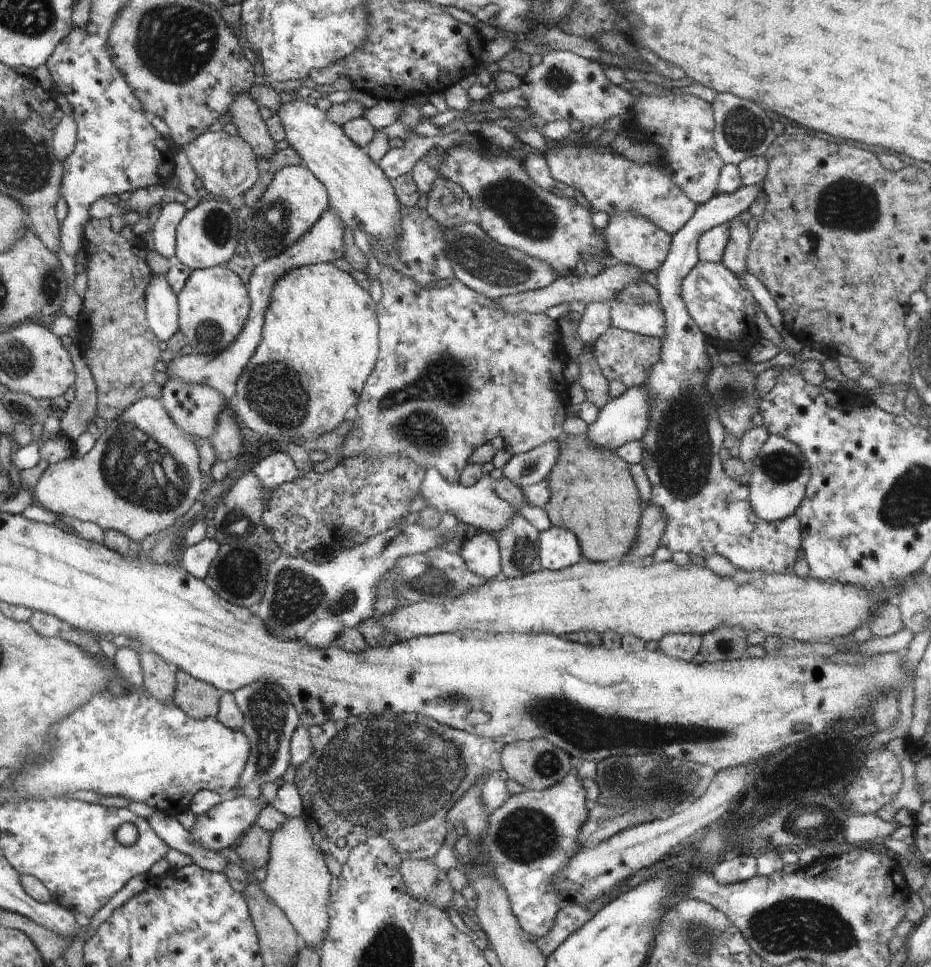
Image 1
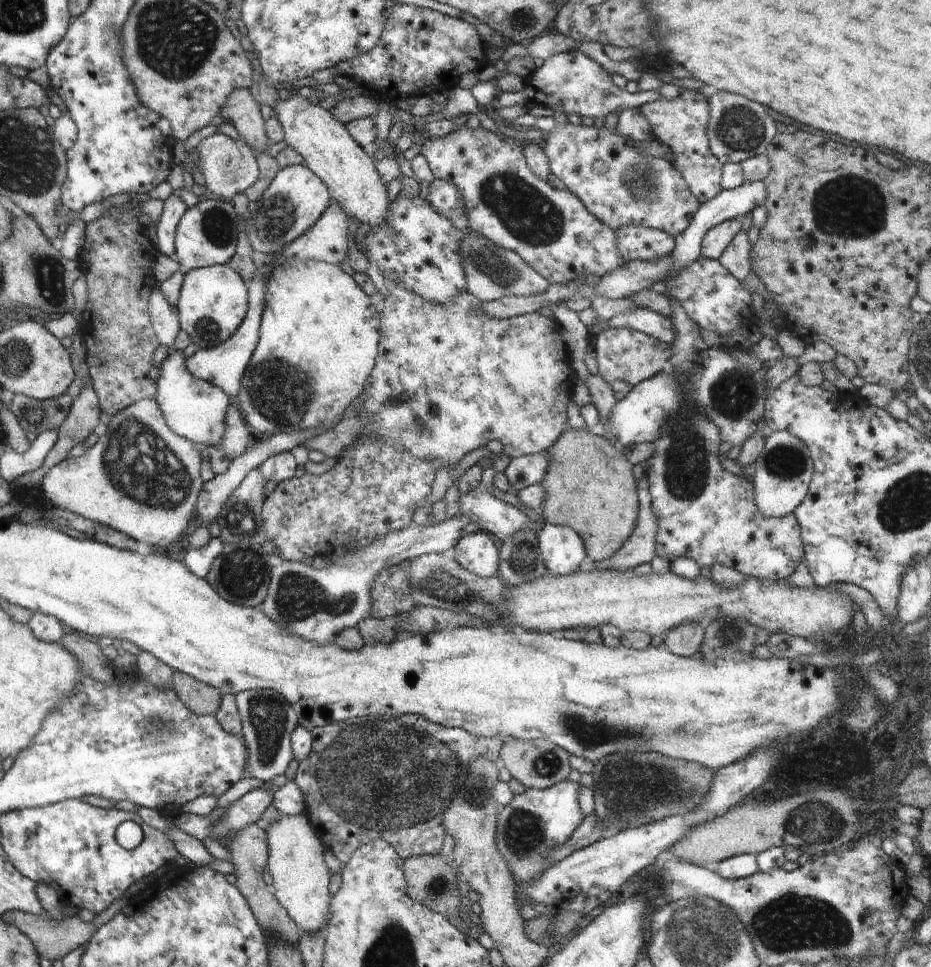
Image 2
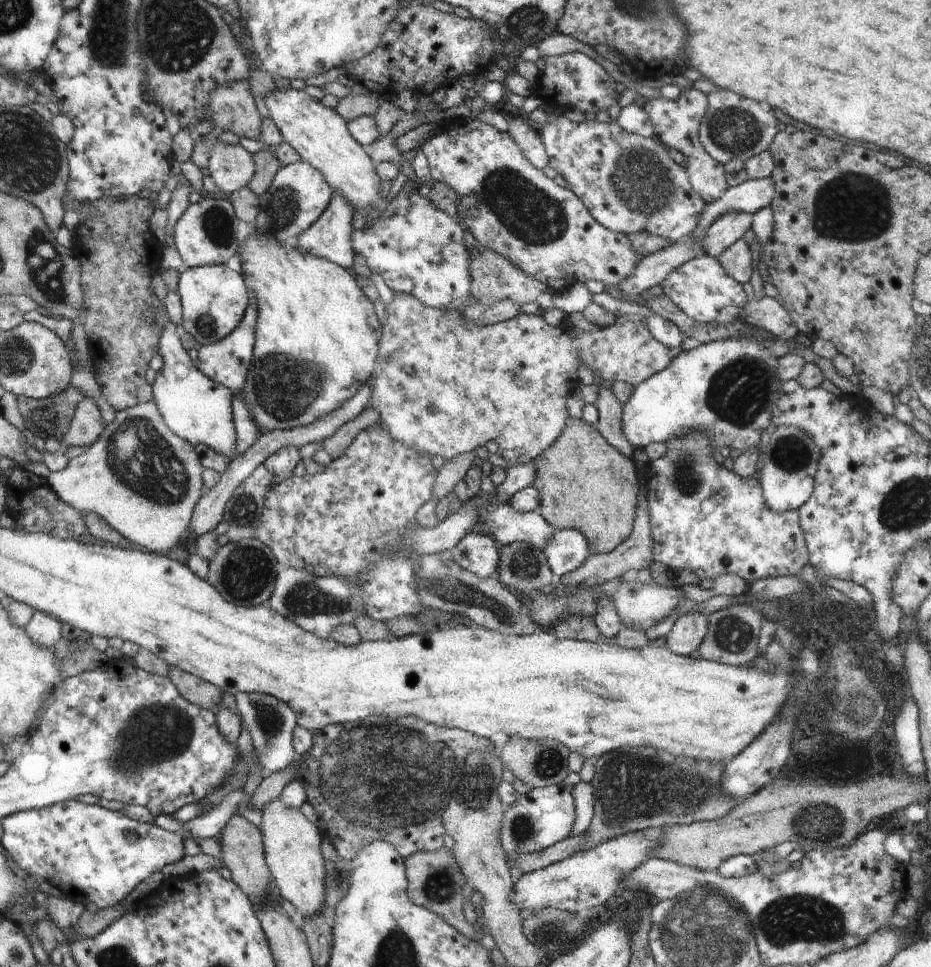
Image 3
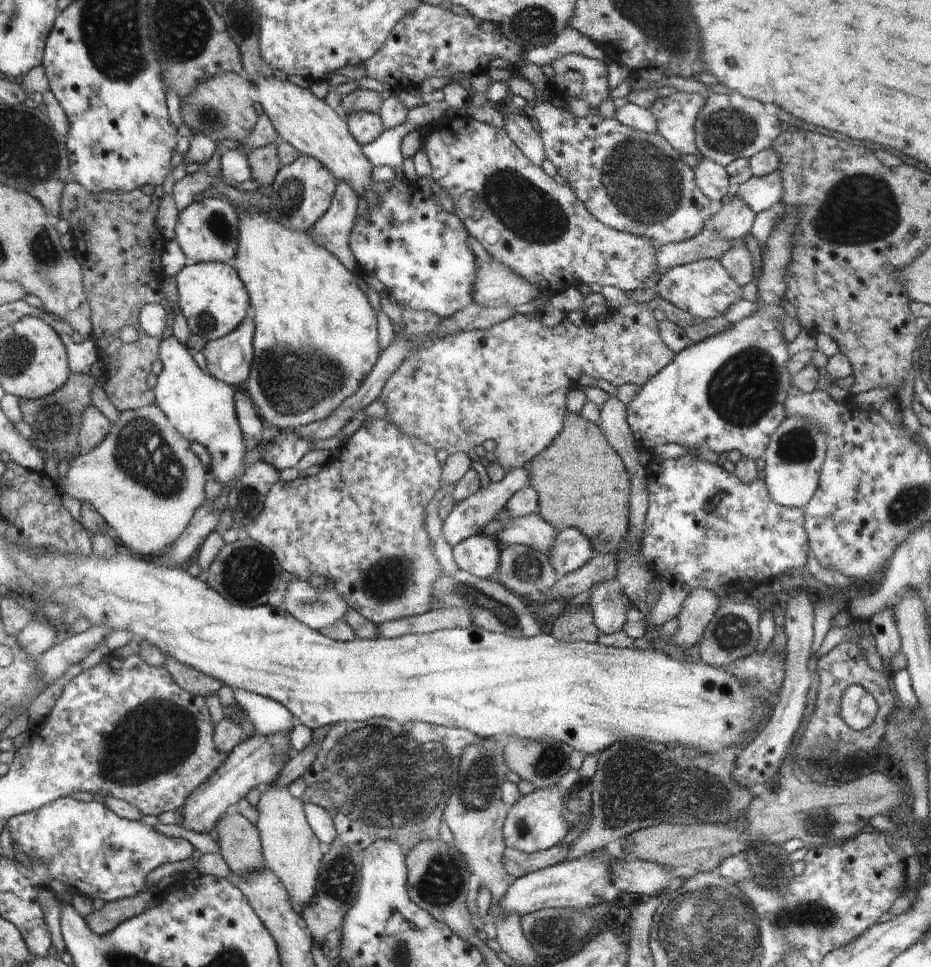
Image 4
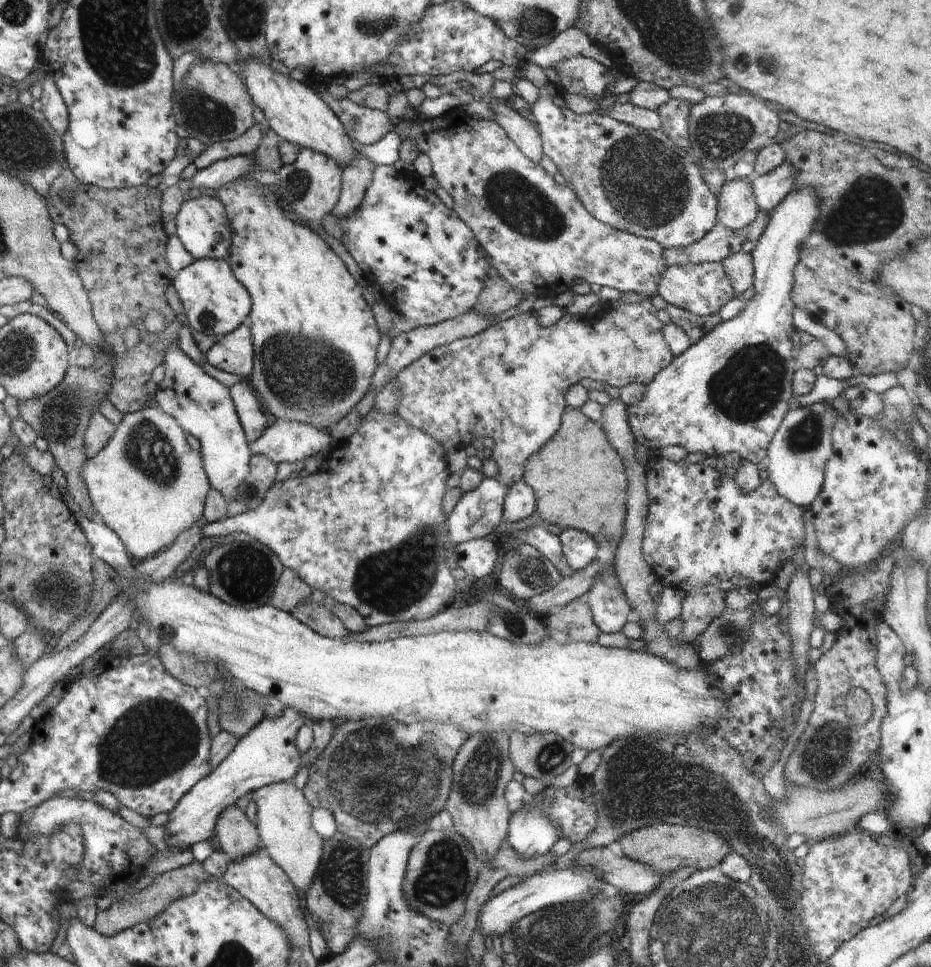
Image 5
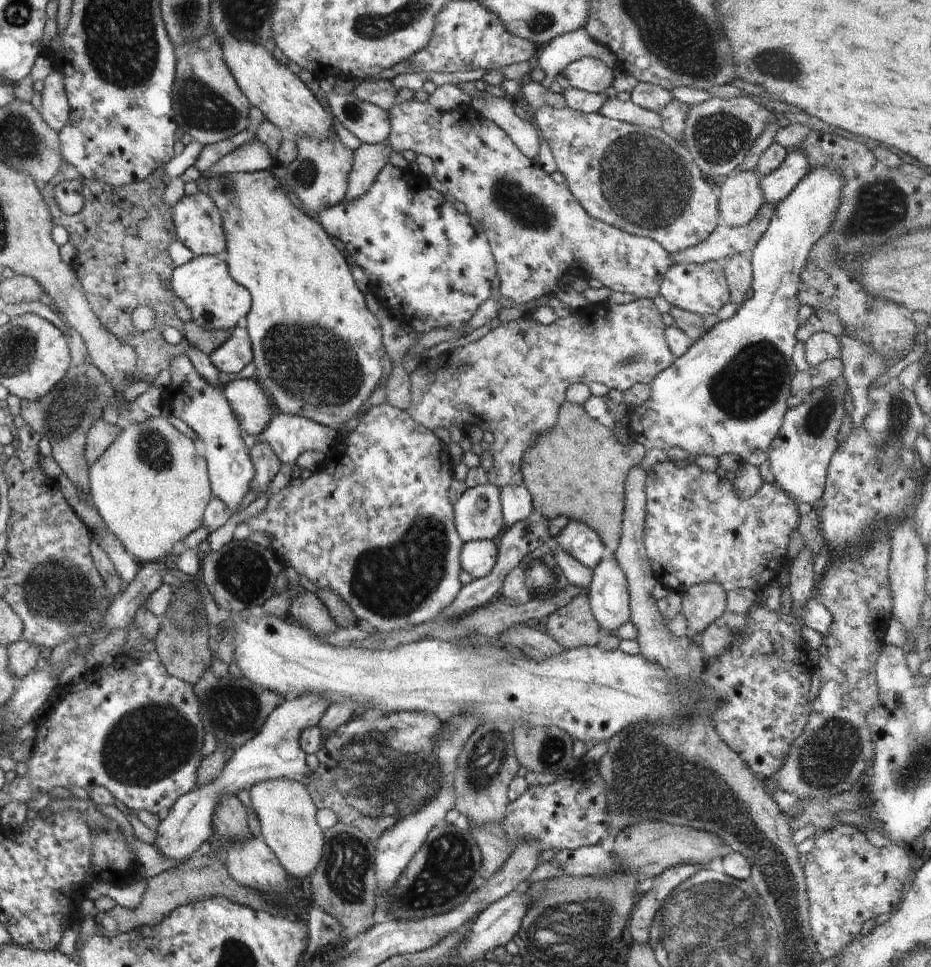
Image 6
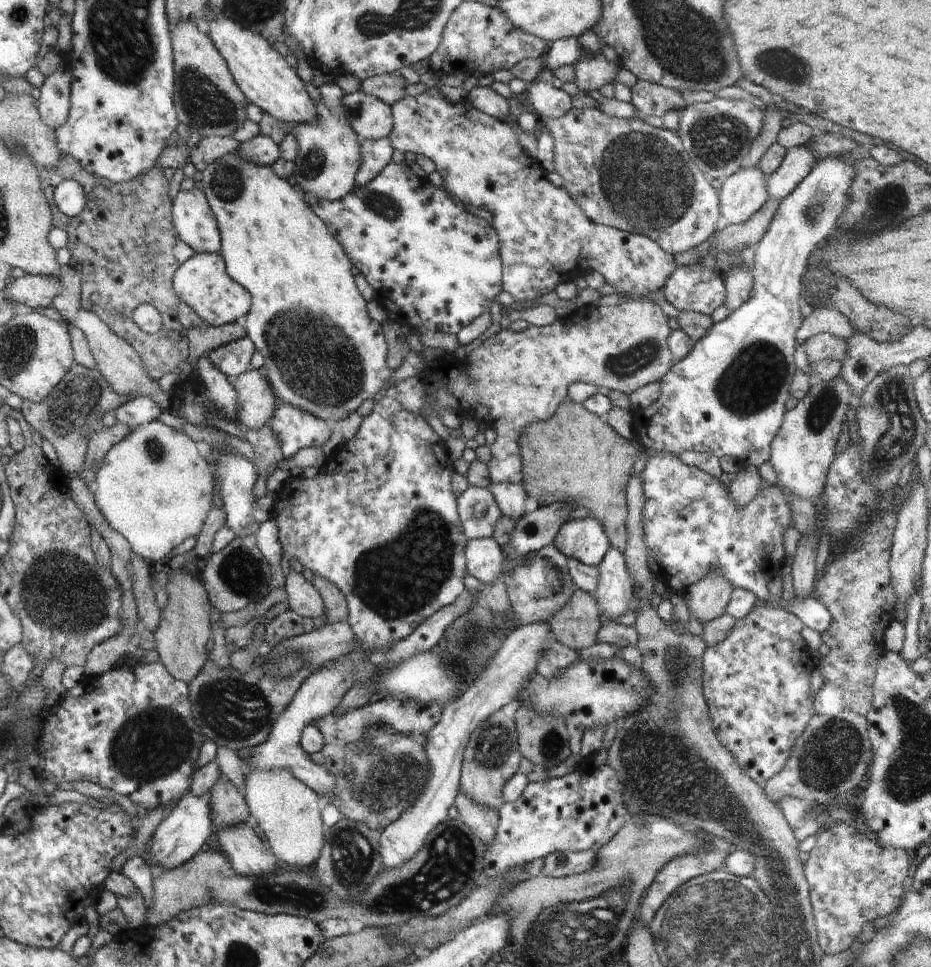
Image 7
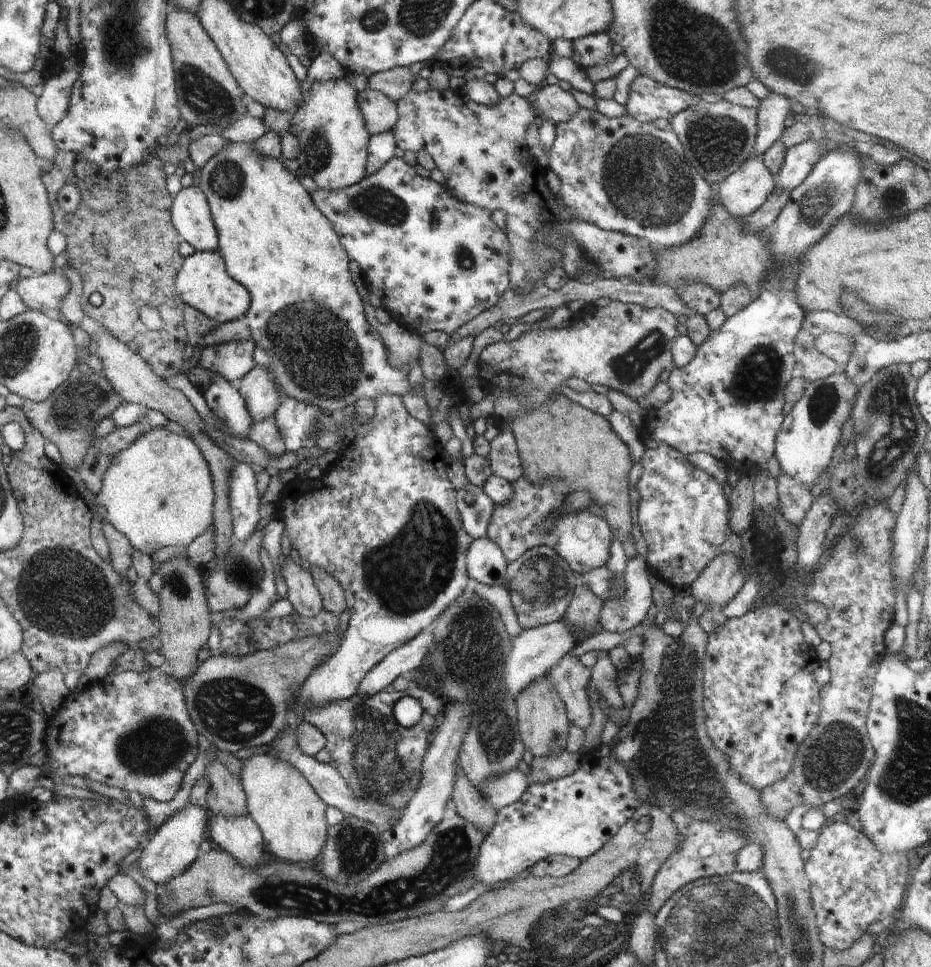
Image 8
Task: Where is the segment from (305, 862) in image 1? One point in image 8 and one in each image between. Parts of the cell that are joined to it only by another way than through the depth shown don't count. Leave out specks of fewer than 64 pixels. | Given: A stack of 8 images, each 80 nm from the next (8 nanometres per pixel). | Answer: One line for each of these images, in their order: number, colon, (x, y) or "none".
2: (300, 880)
3: (292, 843)
4: (291, 847)
5: (284, 814)
6: (288, 821)
7: (288, 812)
8: (280, 799)

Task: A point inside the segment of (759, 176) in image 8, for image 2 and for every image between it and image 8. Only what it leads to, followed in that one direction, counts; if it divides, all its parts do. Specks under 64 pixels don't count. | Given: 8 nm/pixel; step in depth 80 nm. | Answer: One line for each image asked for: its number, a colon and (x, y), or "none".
2: (715, 241)
3: (726, 229)
4: (735, 218)
5: (737, 208)
6: (741, 196)
7: (742, 194)

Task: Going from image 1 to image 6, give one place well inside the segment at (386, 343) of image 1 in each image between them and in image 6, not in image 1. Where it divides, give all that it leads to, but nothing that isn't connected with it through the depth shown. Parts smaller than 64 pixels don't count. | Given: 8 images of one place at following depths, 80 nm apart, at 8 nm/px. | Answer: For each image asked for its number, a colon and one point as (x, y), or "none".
2: (448, 379)
3: (444, 385)
4: (509, 383)
5: (508, 382)
6: (512, 382)

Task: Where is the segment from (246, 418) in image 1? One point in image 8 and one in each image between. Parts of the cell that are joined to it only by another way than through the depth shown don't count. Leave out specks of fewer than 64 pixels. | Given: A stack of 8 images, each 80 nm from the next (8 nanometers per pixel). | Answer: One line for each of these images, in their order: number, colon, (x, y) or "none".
2: (318, 341)
3: (316, 343)
4: (305, 300)
5: (315, 338)
6: (318, 350)
7: (323, 352)
8: (306, 313)

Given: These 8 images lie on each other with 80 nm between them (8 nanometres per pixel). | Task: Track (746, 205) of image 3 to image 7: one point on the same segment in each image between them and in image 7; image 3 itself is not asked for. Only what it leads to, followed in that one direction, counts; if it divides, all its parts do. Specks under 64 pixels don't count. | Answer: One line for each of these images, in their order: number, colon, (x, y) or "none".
4: (760, 193)
5: (770, 190)
6: (776, 186)
7: (798, 162)

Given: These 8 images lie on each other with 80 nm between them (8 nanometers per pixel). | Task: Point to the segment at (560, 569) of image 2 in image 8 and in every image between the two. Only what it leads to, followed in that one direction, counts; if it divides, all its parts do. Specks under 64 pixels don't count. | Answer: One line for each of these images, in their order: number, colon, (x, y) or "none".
3: (568, 549)
4: (572, 548)
5: (579, 548)
6: (581, 541)
7: (583, 539)
8: (534, 515)

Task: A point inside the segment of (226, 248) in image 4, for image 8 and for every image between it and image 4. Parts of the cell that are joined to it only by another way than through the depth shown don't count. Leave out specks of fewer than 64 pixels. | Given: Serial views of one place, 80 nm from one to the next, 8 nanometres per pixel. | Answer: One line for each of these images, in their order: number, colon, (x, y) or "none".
5: (202, 224)
6: (198, 223)
7: (195, 222)
8: (191, 212)

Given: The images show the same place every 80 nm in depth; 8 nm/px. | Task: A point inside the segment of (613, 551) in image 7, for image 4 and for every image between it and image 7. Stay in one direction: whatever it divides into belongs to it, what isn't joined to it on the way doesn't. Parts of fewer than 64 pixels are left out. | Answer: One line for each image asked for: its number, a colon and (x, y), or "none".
4: (609, 605)
5: (609, 607)
6: (608, 593)

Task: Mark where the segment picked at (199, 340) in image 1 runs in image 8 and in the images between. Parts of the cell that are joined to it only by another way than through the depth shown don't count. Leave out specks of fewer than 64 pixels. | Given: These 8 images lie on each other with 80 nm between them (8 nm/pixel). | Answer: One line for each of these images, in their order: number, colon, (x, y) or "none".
2: (213, 301)
3: (214, 299)
4: (214, 300)
5: (215, 302)
6: (217, 301)
7: (202, 282)
8: (203, 282)

